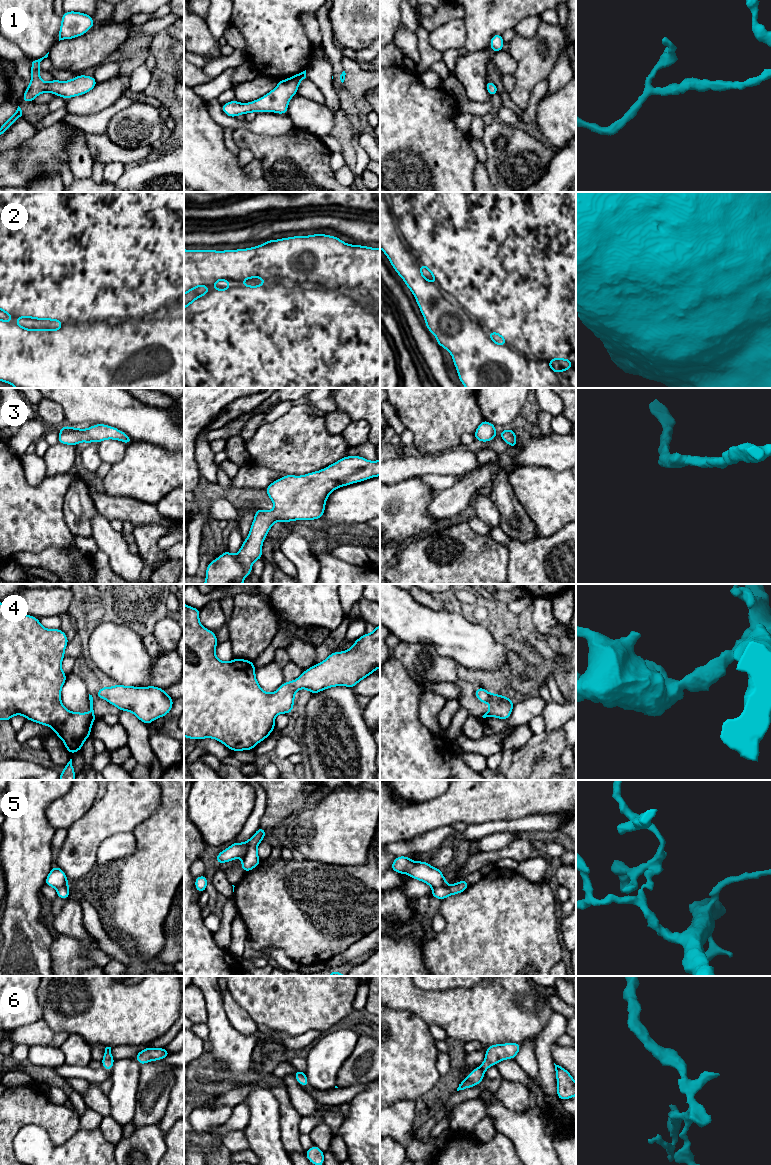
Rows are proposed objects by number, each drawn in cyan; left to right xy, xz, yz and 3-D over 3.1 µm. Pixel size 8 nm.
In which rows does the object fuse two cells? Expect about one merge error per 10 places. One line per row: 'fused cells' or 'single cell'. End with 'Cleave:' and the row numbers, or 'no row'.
1: single cell
2: single cell
3: single cell
4: single cell
5: single cell
6: single cell
Cleave: no row

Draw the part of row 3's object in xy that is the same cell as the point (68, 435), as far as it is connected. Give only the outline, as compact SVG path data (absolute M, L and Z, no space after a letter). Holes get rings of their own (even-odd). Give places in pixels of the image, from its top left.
M105 424L92 425L88 429L63 426L60 428L58 436L59 443L73 446L76 446L79 442L100 443L107 439L119 440L127 445L132 442L132 439L126 433Z

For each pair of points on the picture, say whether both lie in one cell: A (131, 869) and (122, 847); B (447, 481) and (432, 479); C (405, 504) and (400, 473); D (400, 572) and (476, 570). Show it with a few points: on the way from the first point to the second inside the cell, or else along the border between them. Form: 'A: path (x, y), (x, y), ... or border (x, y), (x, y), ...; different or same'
A: border (134, 835), (133, 853), (103, 863); different
B: path (443, 481), (436, 481); same
C: border (421, 476), (405, 478), (390, 484); different
D: path (419, 572), (457, 572); same

